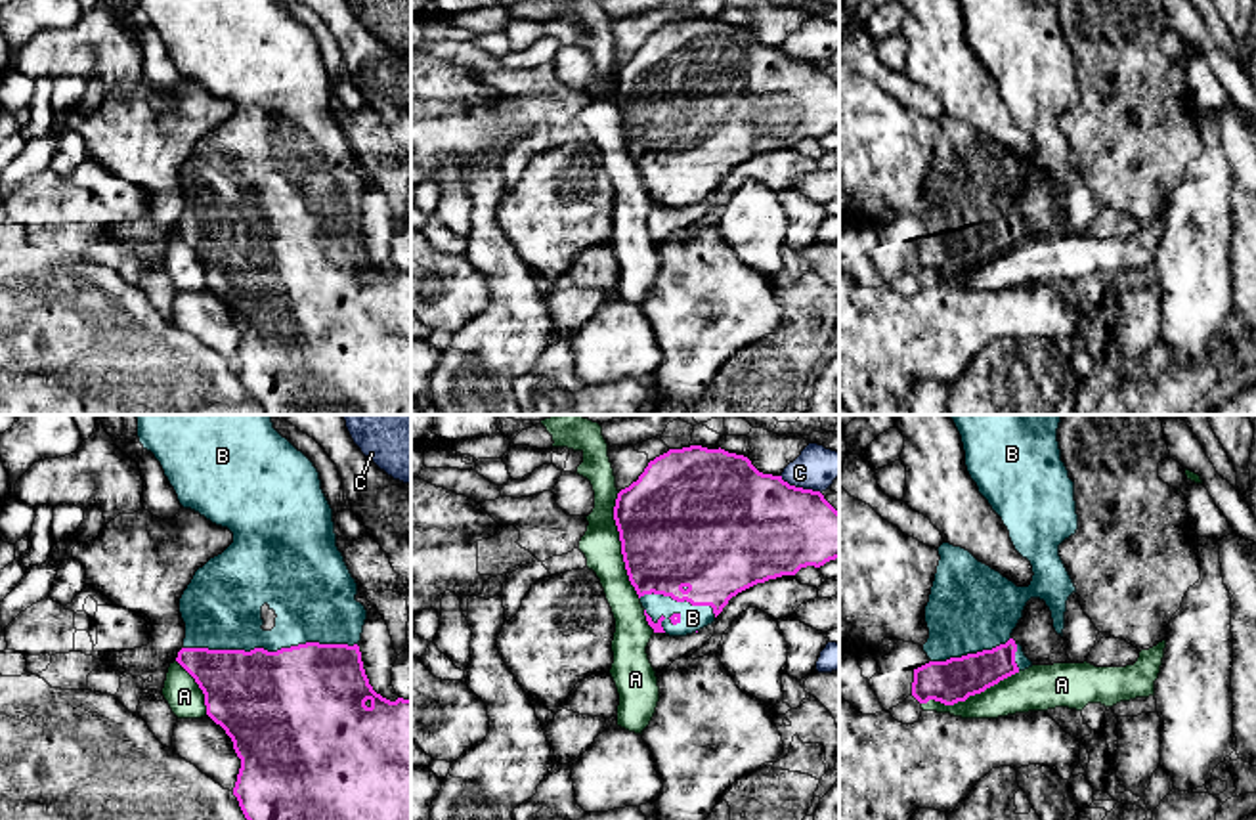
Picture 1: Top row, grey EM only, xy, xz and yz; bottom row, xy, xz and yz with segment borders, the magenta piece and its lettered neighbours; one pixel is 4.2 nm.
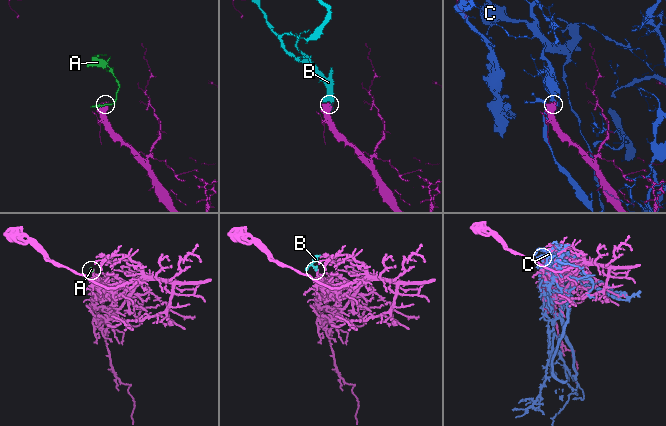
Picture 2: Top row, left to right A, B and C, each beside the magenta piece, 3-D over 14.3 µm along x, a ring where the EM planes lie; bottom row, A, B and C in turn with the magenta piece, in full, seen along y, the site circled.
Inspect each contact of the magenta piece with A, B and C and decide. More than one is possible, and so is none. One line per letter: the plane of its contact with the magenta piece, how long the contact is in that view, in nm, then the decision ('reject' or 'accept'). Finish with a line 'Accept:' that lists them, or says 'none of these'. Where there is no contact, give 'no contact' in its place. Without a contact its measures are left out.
A: contact in xz; length 460 nm; reject
B: contact in xy; length 750 nm; accept
C: contact in xz; length 190 nm; reject
Accept: B

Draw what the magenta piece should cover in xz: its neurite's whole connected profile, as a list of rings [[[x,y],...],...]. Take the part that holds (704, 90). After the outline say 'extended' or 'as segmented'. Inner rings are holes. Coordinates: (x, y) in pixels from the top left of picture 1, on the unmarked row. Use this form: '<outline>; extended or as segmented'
[[[690,17],[648,34],[614,78],[631,157],[654,205],[686,208],[711,197],[732,168],[839,130],[839,84],[820,63],[759,44],[744,27]]]; extended

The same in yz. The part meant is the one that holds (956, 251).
[[[958,0],[958,4],[971,52],[1002,90],[1015,122],[1030,134],[1034,147],[1029,159],[1017,159],[962,119],[942,115],[937,120],[941,132],[925,178],[929,210],[923,224],[931,233],[914,241],[912,254],[912,268],[920,275],[935,271],[954,277],[1032,239],[1023,218],[1011,210],[1027,174],[1044,172],[1055,205],[1063,208],[1067,172],[1076,164],[1059,128],[1059,117],[1078,101],[1078,86],[1074,54],[1061,32],[1057,0]]]; extended

